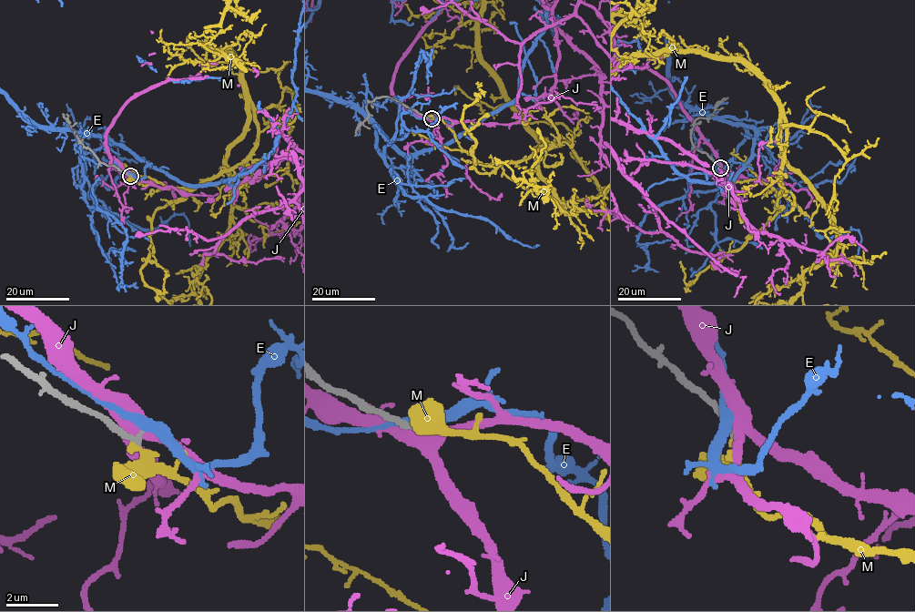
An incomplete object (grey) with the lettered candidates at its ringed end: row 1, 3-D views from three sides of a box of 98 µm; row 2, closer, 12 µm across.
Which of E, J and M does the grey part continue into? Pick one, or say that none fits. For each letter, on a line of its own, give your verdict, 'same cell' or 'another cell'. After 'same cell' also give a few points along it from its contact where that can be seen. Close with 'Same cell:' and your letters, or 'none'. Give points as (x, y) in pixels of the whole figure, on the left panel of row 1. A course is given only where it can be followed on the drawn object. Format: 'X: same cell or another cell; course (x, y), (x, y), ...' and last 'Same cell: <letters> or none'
E: another cell
J: another cell
M: another cell
Same cell: none

